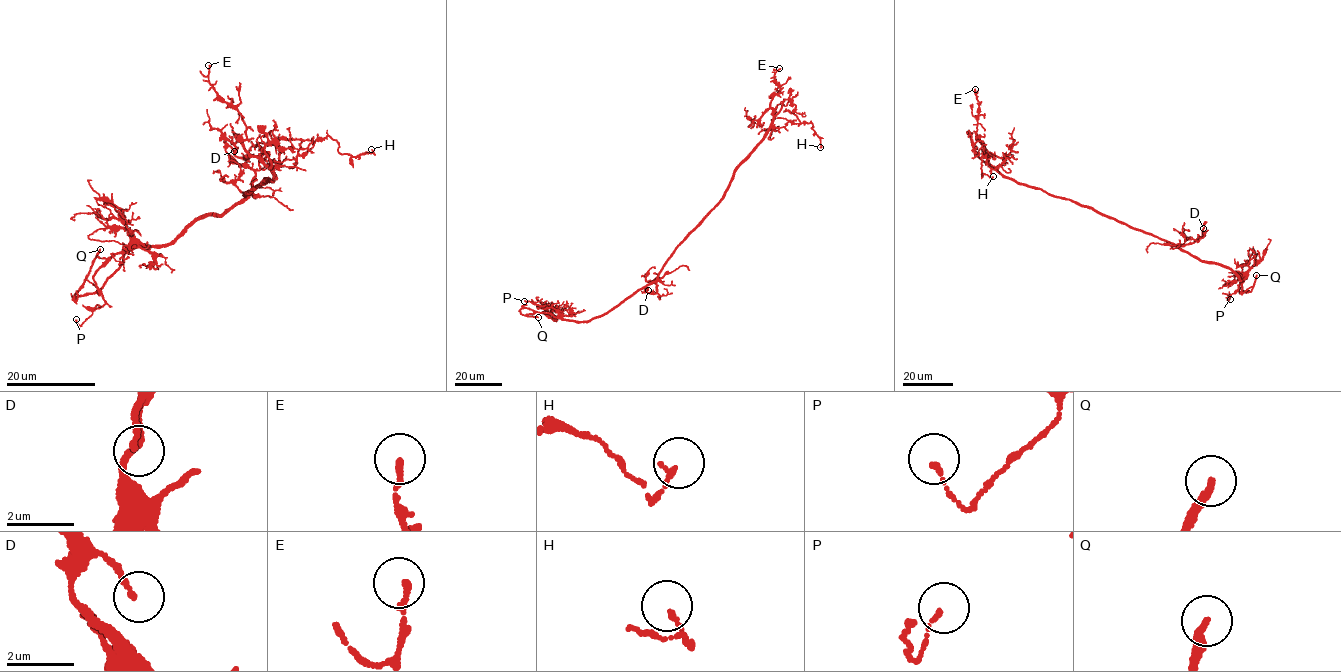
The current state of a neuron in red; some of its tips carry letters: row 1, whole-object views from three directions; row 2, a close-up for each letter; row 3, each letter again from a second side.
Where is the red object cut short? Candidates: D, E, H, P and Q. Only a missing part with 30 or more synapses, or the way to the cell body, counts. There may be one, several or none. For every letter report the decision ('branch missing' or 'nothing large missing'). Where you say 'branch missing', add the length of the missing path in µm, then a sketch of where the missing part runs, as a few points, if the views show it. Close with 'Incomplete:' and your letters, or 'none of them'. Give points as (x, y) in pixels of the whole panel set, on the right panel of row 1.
D: nothing large missing
E: nothing large missing
H: nothing large missing
P: nothing large missing
Q: branch missing; about 15 µm are missing
Incomplete: Q

